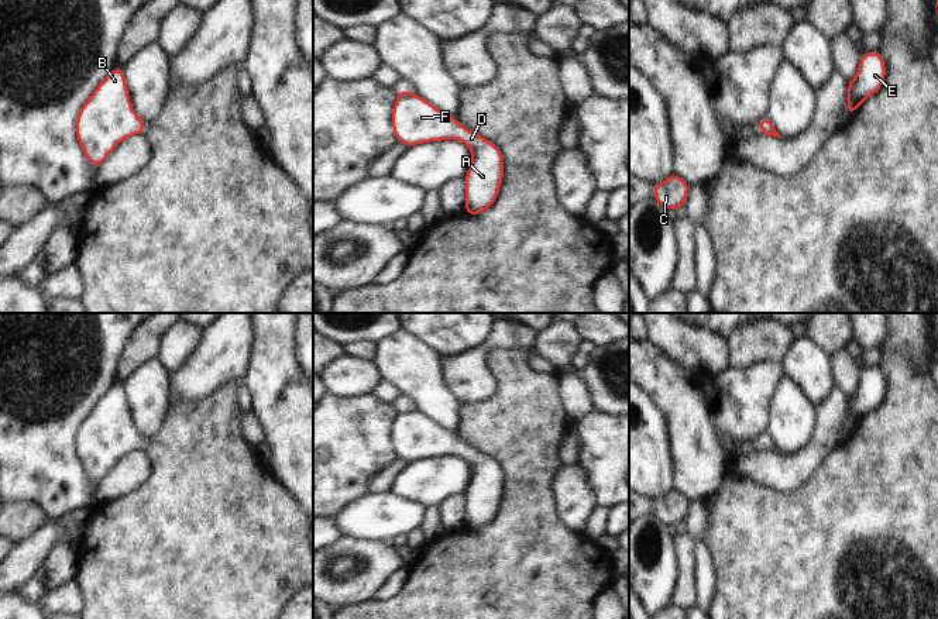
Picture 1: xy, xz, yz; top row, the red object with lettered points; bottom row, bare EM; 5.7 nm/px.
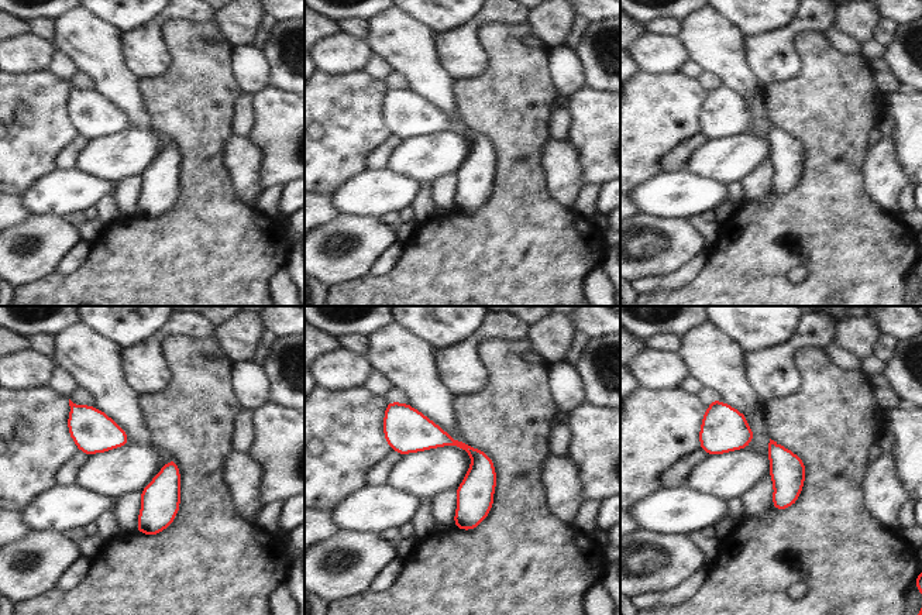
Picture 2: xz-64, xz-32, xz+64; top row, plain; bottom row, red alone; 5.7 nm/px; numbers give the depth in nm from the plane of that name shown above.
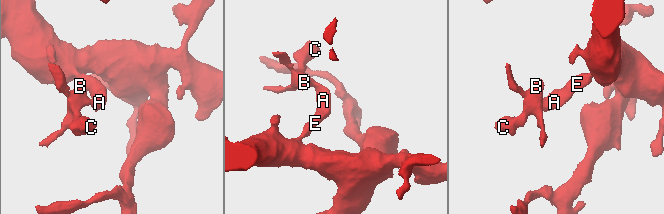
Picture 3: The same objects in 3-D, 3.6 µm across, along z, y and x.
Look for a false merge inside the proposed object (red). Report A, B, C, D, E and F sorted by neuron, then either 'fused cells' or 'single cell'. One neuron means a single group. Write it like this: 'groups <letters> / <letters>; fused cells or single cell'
groups A B C D E F; single cell

